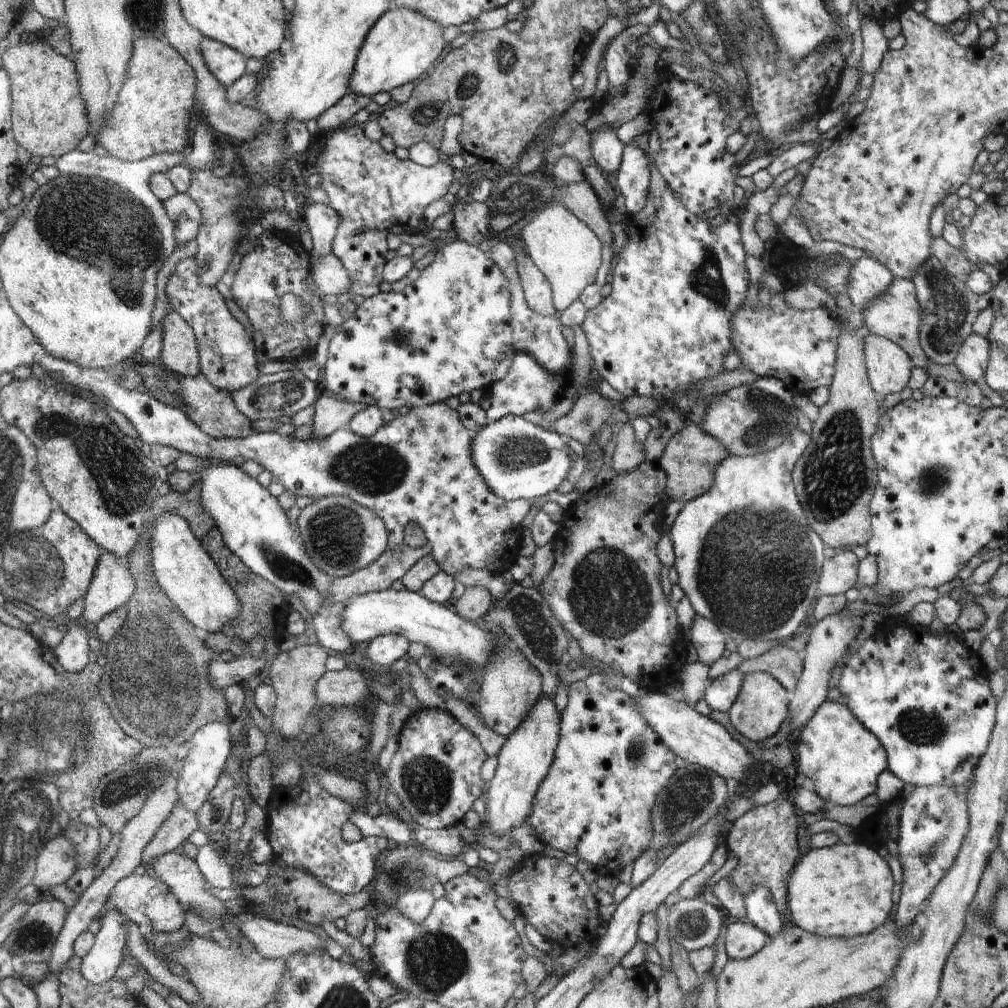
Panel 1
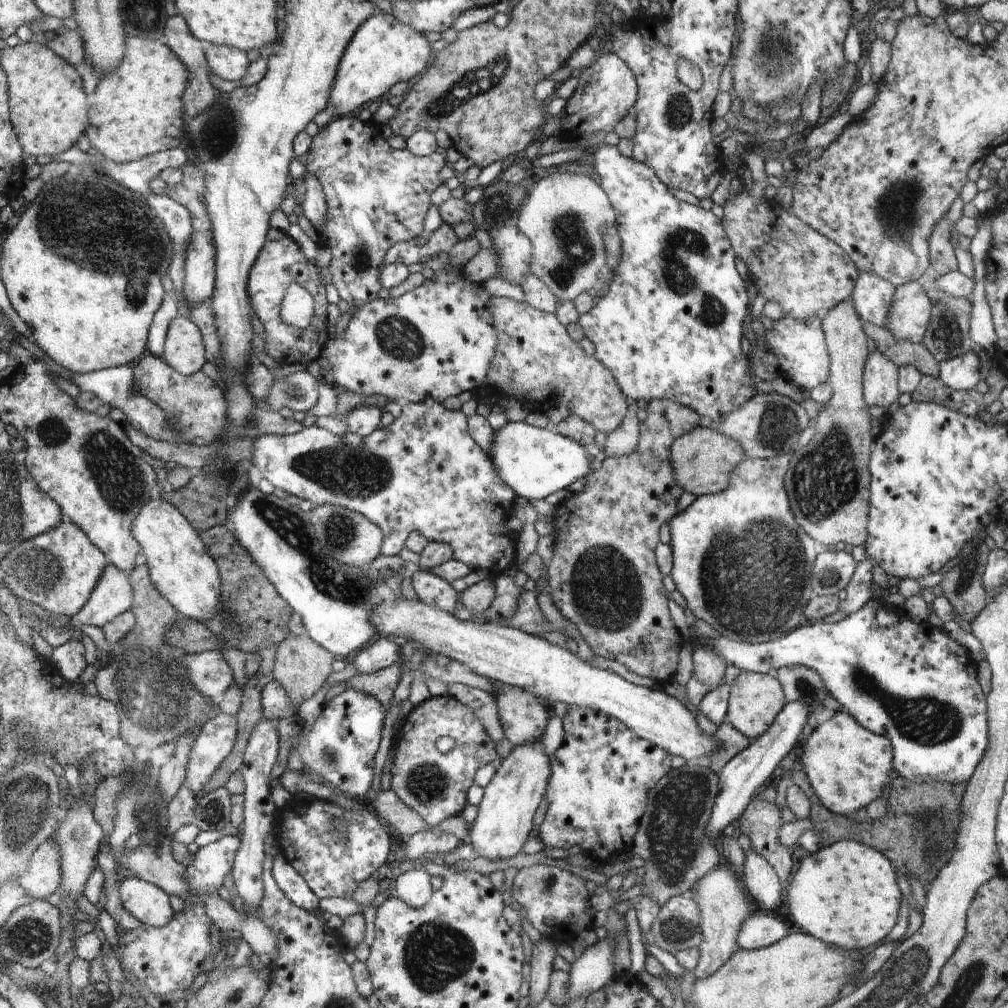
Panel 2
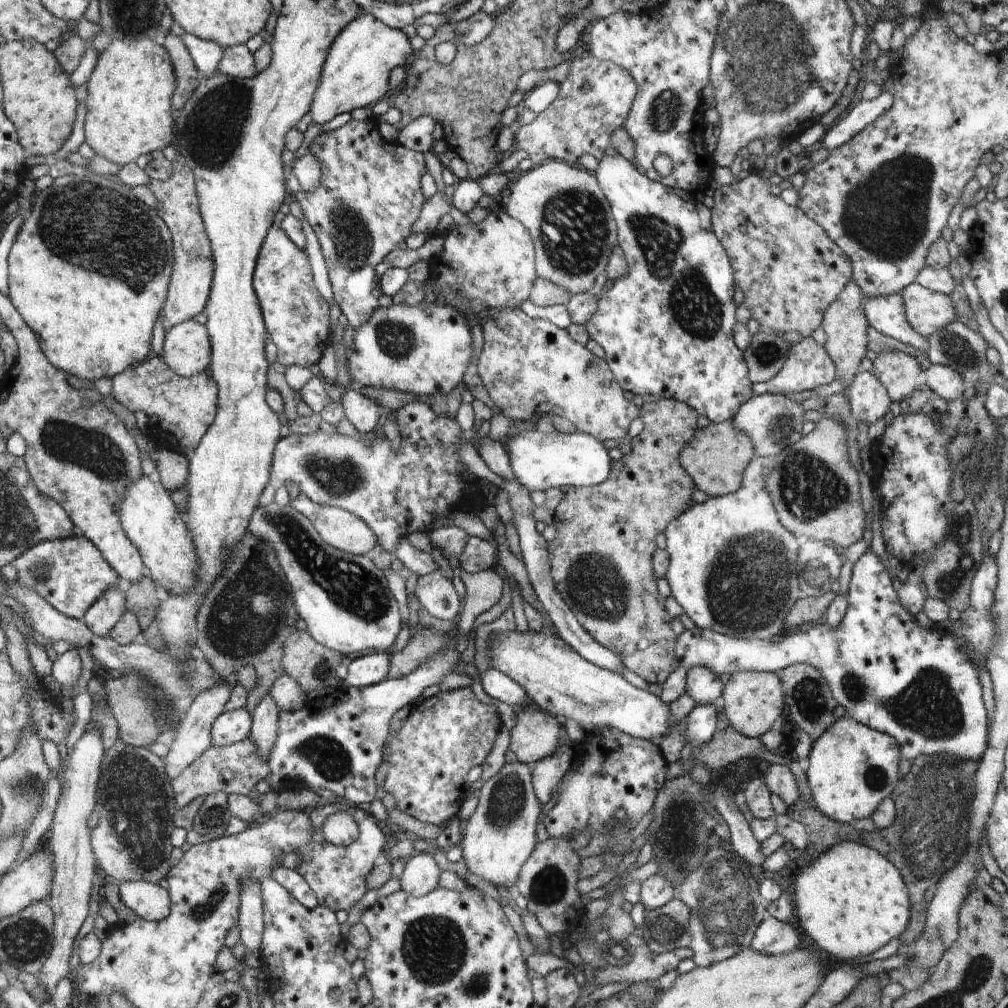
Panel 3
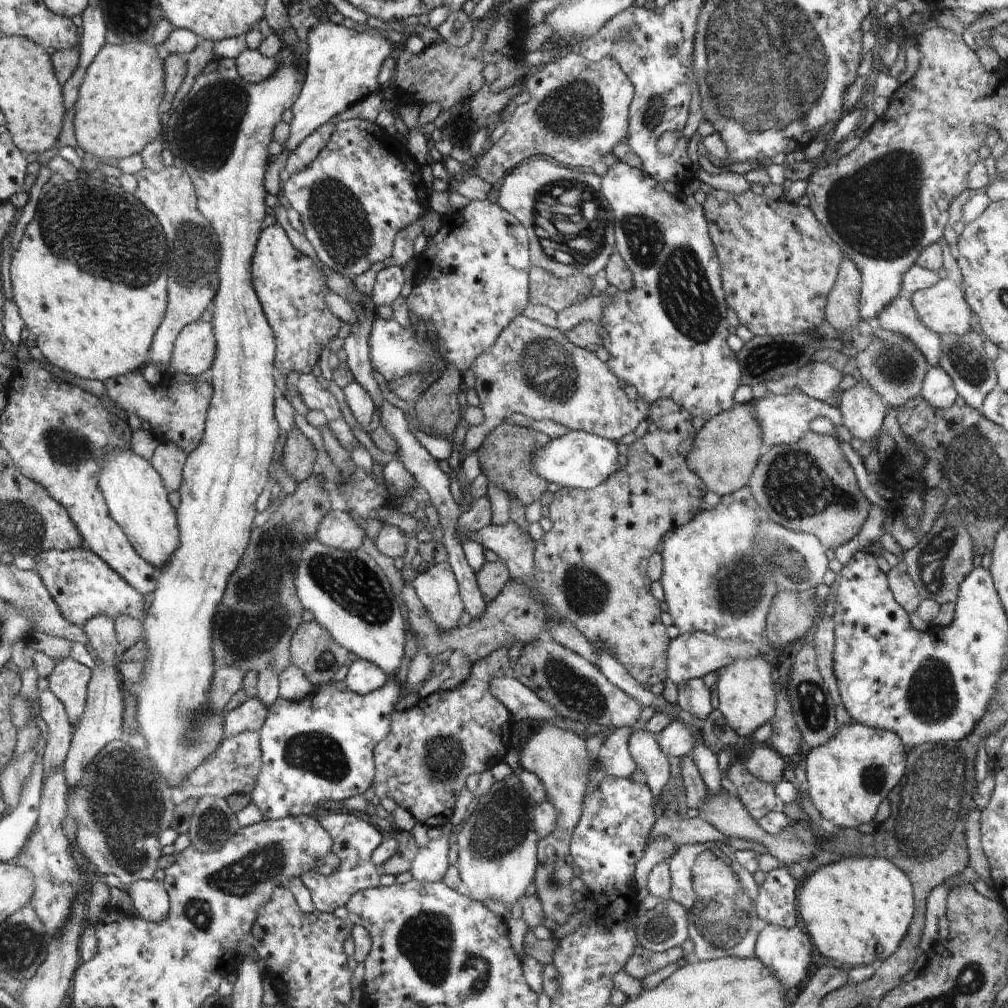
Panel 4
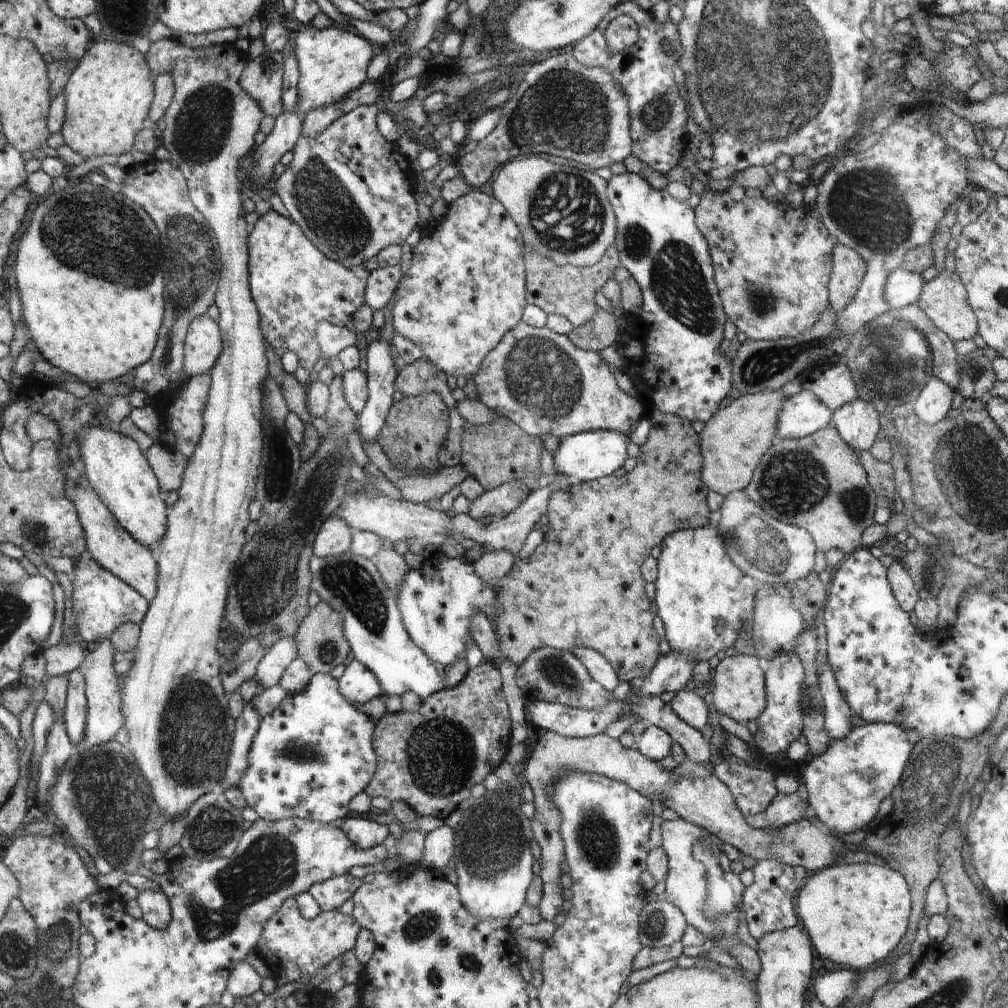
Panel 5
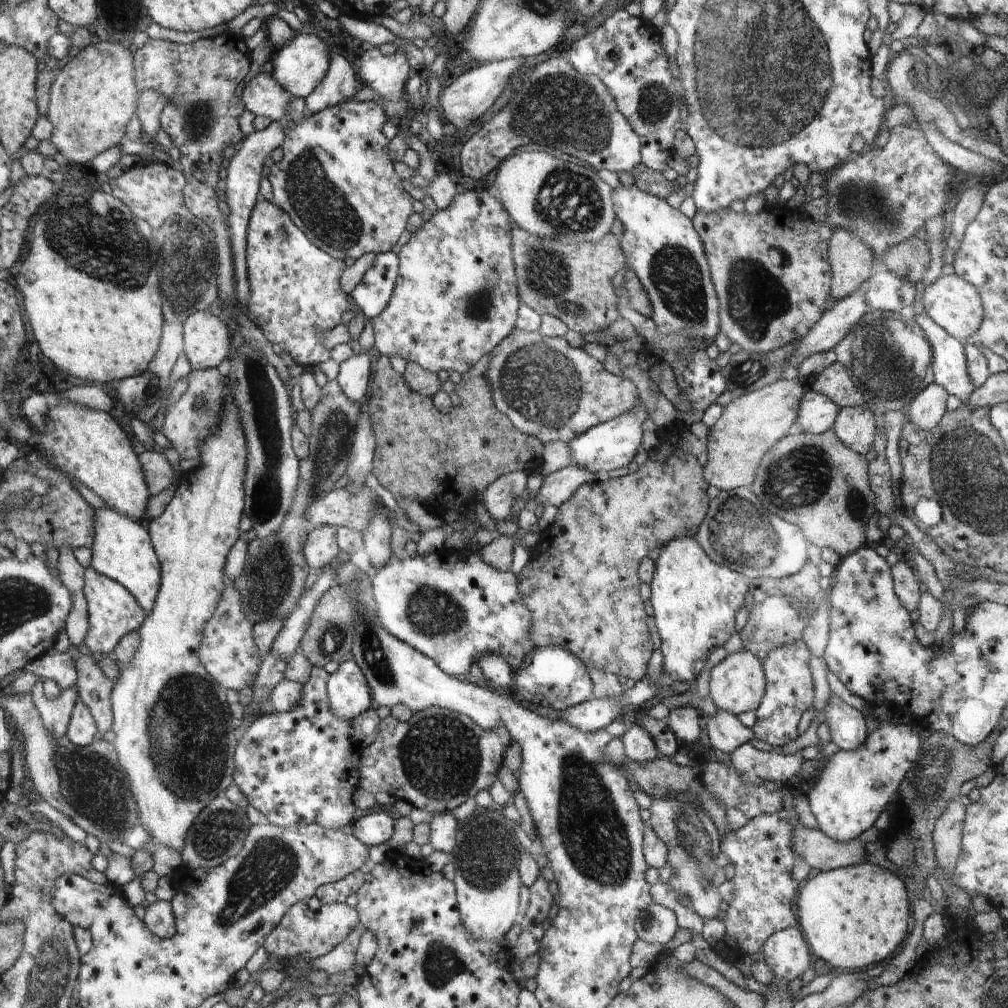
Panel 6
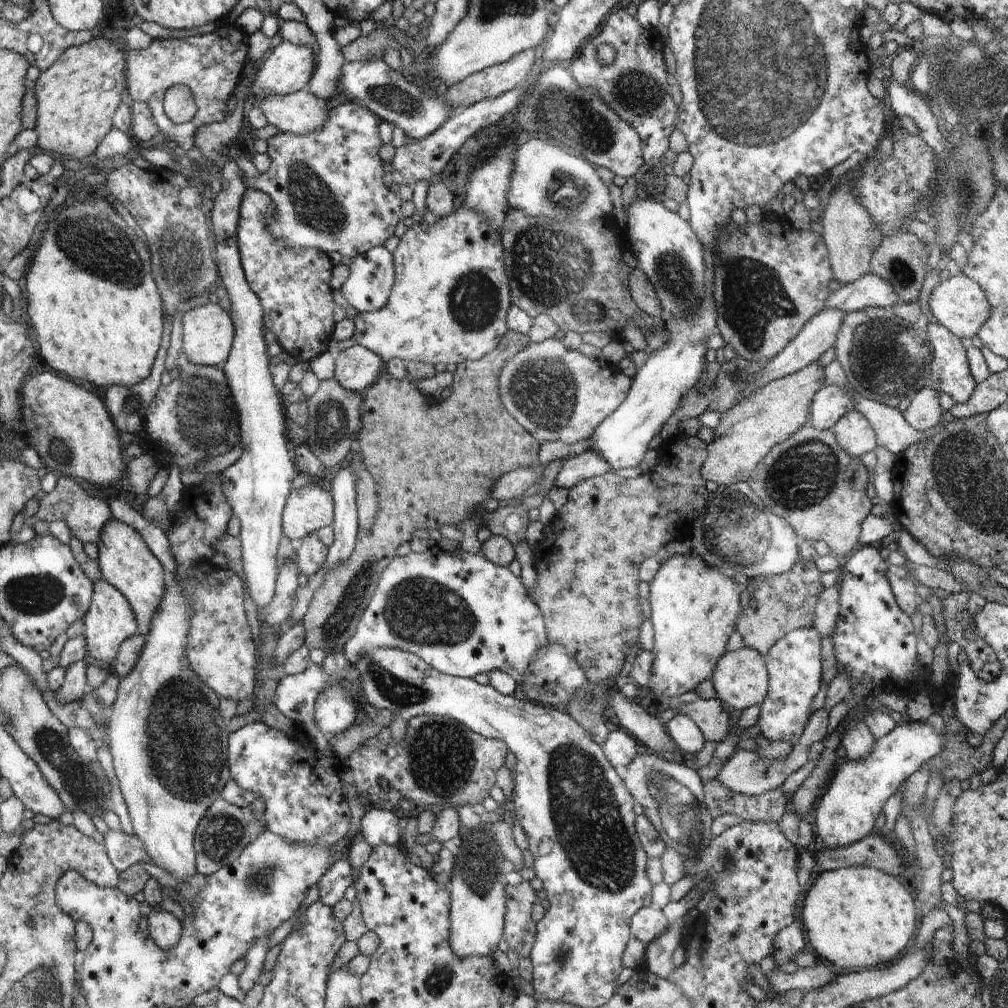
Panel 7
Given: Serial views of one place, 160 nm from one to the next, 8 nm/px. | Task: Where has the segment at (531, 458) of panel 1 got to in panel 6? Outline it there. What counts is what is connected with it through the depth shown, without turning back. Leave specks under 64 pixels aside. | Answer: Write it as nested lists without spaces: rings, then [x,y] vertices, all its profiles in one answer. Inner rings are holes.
[[[638,402],[629,413],[593,426],[582,436],[567,443],[571,454],[571,464],[585,468],[594,474],[600,470],[610,472],[610,470],[628,466],[632,462],[632,458],[636,456],[636,450],[642,442],[642,424],[634,416],[634,412],[638,412],[639,406],[640,403]]]

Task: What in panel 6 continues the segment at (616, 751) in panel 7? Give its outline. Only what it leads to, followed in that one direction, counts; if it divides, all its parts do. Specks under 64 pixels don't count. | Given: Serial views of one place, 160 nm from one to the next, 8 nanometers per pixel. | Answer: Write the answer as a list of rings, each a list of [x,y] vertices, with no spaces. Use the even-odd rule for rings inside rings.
[[[631,723],[621,737],[626,758],[641,763],[660,757],[652,735],[638,723]]]

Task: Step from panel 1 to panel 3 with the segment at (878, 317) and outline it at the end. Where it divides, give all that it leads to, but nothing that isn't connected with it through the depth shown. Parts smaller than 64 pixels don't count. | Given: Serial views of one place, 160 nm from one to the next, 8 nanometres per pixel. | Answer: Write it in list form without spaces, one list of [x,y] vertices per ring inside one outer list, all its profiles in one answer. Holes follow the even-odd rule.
[[[910,283],[900,291],[908,324],[920,334],[929,337],[946,326],[956,315],[950,298],[918,283]]]

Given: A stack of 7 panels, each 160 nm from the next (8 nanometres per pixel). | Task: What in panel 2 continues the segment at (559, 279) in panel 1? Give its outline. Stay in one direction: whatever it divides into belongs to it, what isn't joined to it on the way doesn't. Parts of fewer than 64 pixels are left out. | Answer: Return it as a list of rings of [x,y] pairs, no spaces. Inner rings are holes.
[[[556,173],[538,181],[532,192],[527,192],[517,215],[519,229],[535,246],[532,273],[547,283],[560,304],[588,292],[606,266],[603,228],[612,227],[614,218],[618,218],[607,191],[593,178]]]

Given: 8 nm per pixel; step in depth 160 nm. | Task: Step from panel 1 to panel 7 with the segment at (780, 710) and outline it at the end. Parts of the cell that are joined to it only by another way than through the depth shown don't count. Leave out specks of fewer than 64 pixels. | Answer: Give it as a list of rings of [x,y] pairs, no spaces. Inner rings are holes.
[[[751,646],[728,651],[719,658],[710,679],[716,690],[717,698],[724,704],[724,708],[728,710],[736,708],[736,710],[743,711],[750,709],[751,706],[761,705],[762,701],[766,700],[769,672],[766,672],[764,661],[759,651],[754,650]]]

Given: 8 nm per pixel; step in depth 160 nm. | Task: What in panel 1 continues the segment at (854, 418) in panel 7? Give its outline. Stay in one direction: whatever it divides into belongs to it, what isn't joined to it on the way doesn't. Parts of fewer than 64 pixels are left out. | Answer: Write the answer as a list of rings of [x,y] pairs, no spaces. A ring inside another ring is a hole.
[[[876,334],[863,337],[865,366],[870,386],[879,402],[908,385],[912,360],[894,342]]]

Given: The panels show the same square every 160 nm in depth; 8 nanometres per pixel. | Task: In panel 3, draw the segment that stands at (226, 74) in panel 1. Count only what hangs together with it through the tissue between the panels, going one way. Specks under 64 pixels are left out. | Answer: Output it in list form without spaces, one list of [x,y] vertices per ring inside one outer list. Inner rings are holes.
[[[234,45],[223,50],[218,71],[244,79],[258,74],[254,54],[246,45]]]

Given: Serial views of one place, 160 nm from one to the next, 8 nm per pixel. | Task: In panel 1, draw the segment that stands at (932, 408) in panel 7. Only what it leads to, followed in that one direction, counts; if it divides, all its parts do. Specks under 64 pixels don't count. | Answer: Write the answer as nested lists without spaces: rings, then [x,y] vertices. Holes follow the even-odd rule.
[[[970,334],[954,358],[954,366],[968,383],[977,383],[985,377],[989,362],[990,346],[987,338]]]

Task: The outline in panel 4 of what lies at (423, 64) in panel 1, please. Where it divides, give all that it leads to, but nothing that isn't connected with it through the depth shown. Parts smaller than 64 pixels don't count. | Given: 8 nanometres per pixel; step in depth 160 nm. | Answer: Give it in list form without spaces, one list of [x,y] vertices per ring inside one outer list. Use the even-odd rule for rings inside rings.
[[[332,22],[318,23],[314,28],[308,31],[307,43],[309,49],[306,53],[305,79],[303,88],[299,94],[299,100],[291,108],[294,119],[291,120],[291,137],[285,148],[293,151],[303,142],[306,137],[310,137],[316,129],[336,115],[343,113],[346,108],[351,108],[358,100],[364,100],[364,96],[369,96],[368,92],[378,90],[378,74],[382,68],[382,62],[392,54],[394,44],[386,38],[386,33],[380,29],[358,32],[347,28],[342,24]]]

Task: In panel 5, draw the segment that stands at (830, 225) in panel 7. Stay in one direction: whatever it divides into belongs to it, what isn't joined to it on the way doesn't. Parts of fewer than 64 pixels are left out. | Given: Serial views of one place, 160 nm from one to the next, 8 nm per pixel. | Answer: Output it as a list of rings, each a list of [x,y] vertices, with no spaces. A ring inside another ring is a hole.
[[[836,241],[832,253],[832,270],[827,286],[829,306],[835,311],[844,310],[853,301],[866,274],[866,263],[851,248]]]

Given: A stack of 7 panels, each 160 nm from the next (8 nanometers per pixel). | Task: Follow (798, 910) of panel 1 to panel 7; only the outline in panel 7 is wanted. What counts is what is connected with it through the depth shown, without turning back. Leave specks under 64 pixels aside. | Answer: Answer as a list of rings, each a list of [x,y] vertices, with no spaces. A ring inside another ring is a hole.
[[[844,867],[822,871],[813,886],[803,895],[800,922],[808,936],[809,948],[838,968],[872,968],[906,953],[907,945],[916,933],[914,899],[898,876],[874,867]]]

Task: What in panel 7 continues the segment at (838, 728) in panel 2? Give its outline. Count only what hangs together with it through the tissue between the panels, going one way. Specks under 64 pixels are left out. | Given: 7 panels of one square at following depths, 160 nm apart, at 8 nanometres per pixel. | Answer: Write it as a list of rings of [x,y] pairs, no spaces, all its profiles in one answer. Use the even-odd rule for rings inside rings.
[[[910,720],[896,725],[888,734],[875,740],[873,752],[865,759],[855,761],[847,758],[842,762],[833,774],[828,789],[817,800],[812,813],[813,817],[811,817],[816,825],[815,831],[823,840],[823,846],[828,848],[845,847],[869,835],[888,798],[900,789],[911,774],[940,753],[941,748],[940,735],[934,732],[930,725]]]

